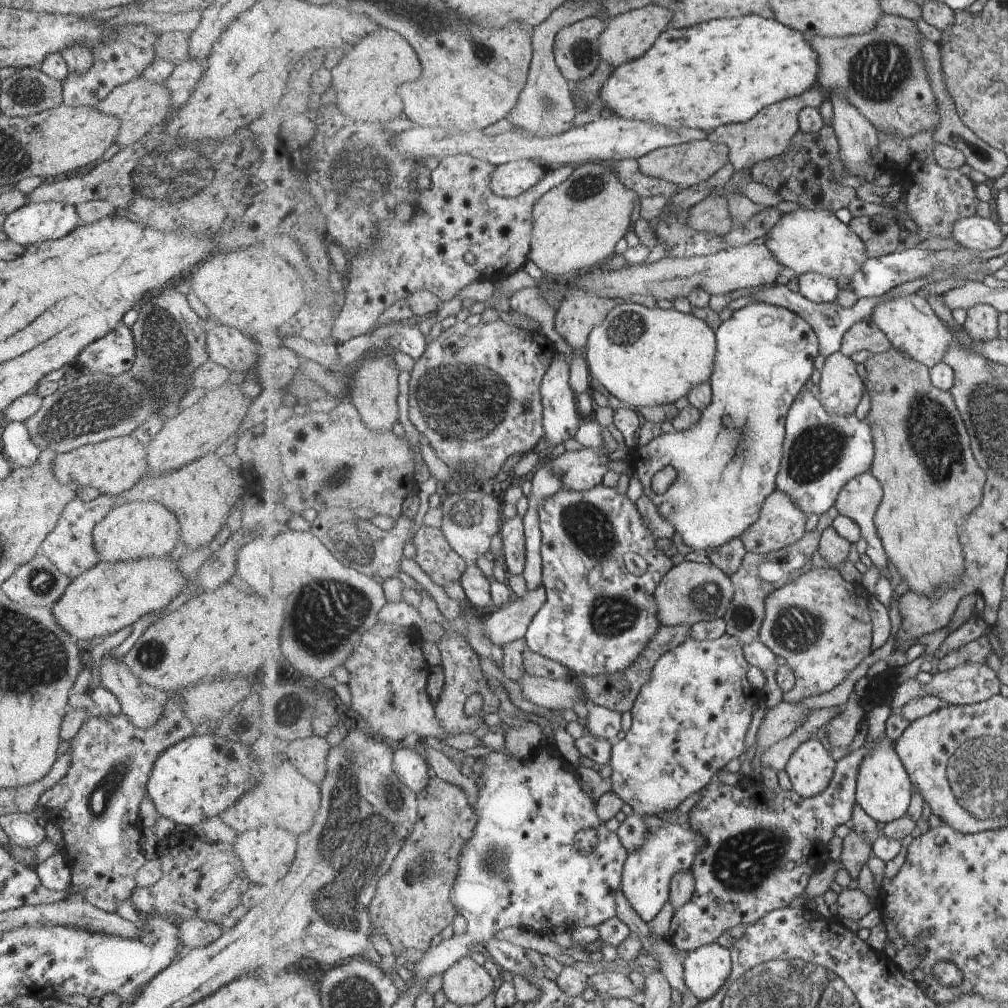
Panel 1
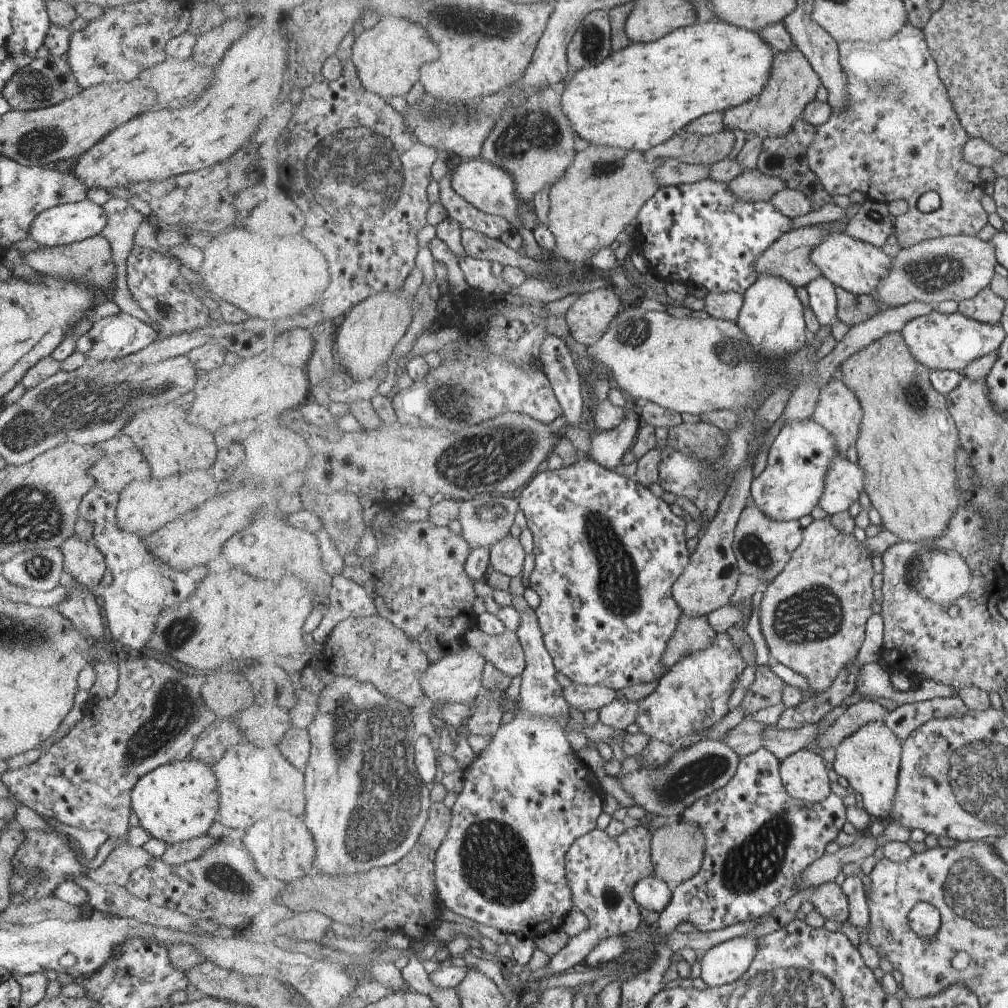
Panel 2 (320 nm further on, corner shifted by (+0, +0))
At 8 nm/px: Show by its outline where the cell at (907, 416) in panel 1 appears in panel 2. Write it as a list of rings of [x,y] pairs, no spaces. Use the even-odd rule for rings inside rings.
[[[899,331],[886,334],[851,356],[842,364],[840,374],[864,408],[864,422],[856,444],[857,463],[865,473],[865,491],[880,513],[882,527],[893,532],[899,541],[916,542],[924,549],[938,545],[963,497],[957,488],[959,480],[955,472],[960,431],[949,408],[948,397],[937,392],[930,374],[931,369],[917,360],[903,332]]]

